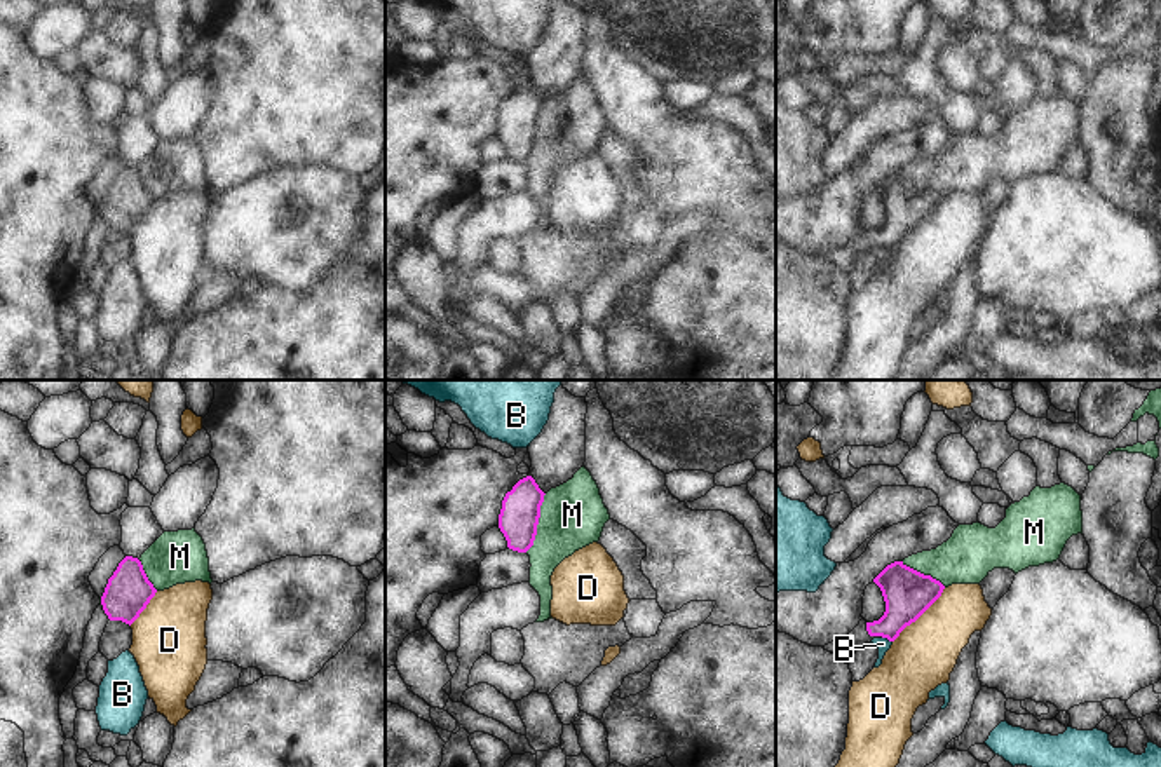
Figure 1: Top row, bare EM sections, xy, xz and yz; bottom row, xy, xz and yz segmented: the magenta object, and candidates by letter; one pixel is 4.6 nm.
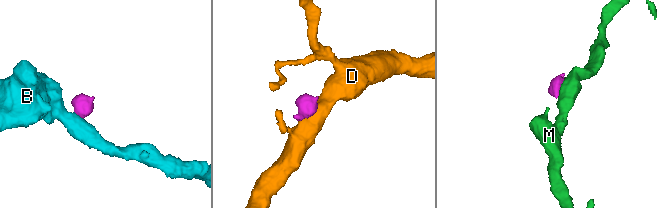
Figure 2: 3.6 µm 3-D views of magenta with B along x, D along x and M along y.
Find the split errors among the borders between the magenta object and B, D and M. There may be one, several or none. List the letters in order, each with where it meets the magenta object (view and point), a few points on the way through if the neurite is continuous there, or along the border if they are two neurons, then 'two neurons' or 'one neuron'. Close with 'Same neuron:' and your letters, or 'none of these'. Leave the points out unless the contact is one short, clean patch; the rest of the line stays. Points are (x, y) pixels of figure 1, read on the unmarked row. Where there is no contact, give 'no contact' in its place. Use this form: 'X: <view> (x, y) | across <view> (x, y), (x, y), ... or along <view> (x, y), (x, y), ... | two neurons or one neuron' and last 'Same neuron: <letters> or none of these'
B: yz (888, 248) | along yz (882, 246), (891, 251) | two neurons
D: yz (919, 225) | along yz (945, 197), (893, 251) | two neurons
M: xz (537, 133) | along xz (546, 103), (541, 114), (536, 149), (525, 161) | two neurons
Same neuron: none of these

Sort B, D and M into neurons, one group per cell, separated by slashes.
B / D / M

